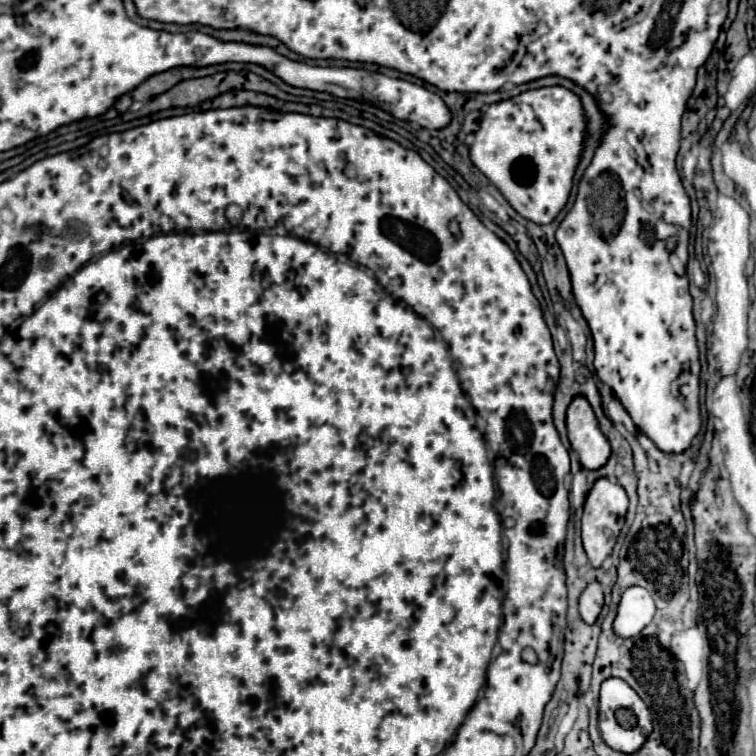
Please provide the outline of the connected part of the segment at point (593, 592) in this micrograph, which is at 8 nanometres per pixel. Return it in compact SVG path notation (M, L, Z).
M593 581L591 585L587 585L587 589L581 593L581 599L579 599L579 613L583 621L593 625L601 613L601 607L603 607L603 591L601 591L601 585Z

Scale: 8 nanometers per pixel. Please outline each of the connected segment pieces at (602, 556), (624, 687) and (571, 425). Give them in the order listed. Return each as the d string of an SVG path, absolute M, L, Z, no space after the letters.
M599 479L593 489L587 495L585 501L585 511L581 517L581 527L583 527L583 547L589 557L591 567L601 567L603 561L611 555L613 545L621 533L621 527L625 523L625 513L627 513L627 493L623 487L617 483L611 483L609 479Z
M605 679L601 685L599 699L599 731L603 741L621 753L635 753L643 747L647 737L653 731L651 713L645 701L623 681L623 679Z
M575 397L571 401L571 405L567 409L567 431L569 431L571 449L579 455L579 461L585 469L603 467L603 463L607 463L607 459L611 455L611 445L609 445L607 437L601 433L599 423L595 419L595 413L593 413L593 409L585 397Z

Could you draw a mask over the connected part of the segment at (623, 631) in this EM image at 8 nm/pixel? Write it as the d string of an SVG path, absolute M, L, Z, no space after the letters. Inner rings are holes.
M629 587L621 595L613 629L623 639L635 637L651 623L653 613L655 613L655 603L649 591L643 587Z

